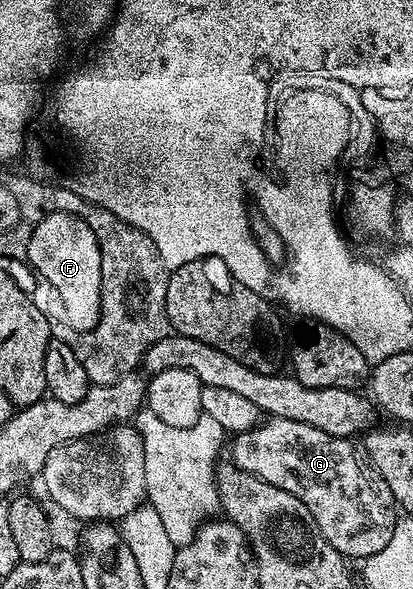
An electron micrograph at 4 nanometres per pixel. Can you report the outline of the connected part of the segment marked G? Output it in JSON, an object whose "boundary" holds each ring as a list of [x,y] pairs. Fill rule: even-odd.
{"boundary":[[[267,418],[254,428],[234,433],[232,440],[230,463],[293,494],[313,514],[325,542],[343,557],[366,562],[393,538],[397,523],[393,490],[354,439],[325,434],[305,422]]]}

